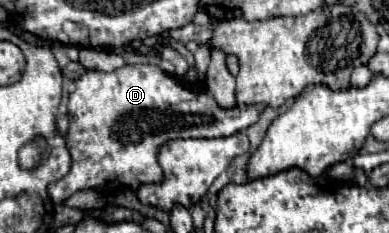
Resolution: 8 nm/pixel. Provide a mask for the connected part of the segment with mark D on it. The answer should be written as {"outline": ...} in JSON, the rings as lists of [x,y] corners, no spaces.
{"outline":[[[128,64],[112,72],[86,70],[76,80],[76,90],[70,94],[68,116],[70,116],[70,128],[68,128],[66,144],[72,156],[72,168],[64,178],[48,186],[48,194],[54,200],[54,204],[62,204],[66,198],[70,198],[78,190],[88,190],[88,188],[102,190],[110,184],[138,188],[138,184],[162,182],[162,168],[156,156],[158,156],[158,148],[166,140],[232,136],[236,132],[246,130],[250,124],[254,124],[260,118],[260,106],[252,104],[252,106],[220,108],[210,92],[194,92],[186,86],[180,86],[174,78],[170,78],[158,66]]]}

